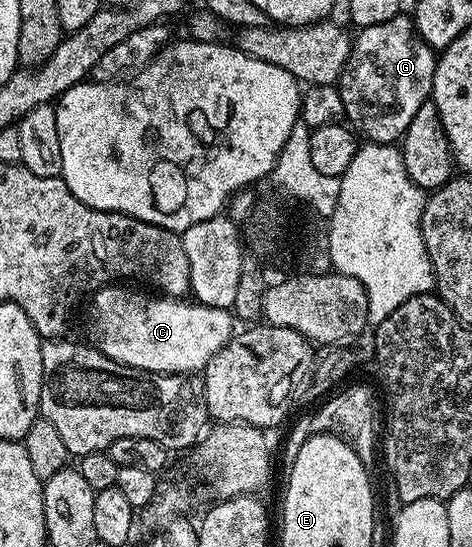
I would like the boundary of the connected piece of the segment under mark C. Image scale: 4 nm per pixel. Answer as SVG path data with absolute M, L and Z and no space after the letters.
M115 282L107 284L105 288L99 288L97 292L89 297L90 304L90 325L87 326L86 332L90 335L89 343L99 352L108 358L112 358L112 362L120 362L124 366L132 366L139 368L145 372L165 372L167 374L198 374L205 369L206 363L212 358L212 354L216 354L223 346L230 341L231 336L235 335L236 320L233 315L225 308L213 308L207 304L199 304L191 302L186 298L175 298L173 296L164 296L161 294L149 294L145 296L142 292L137 292L137 287L123 286L121 283Z

